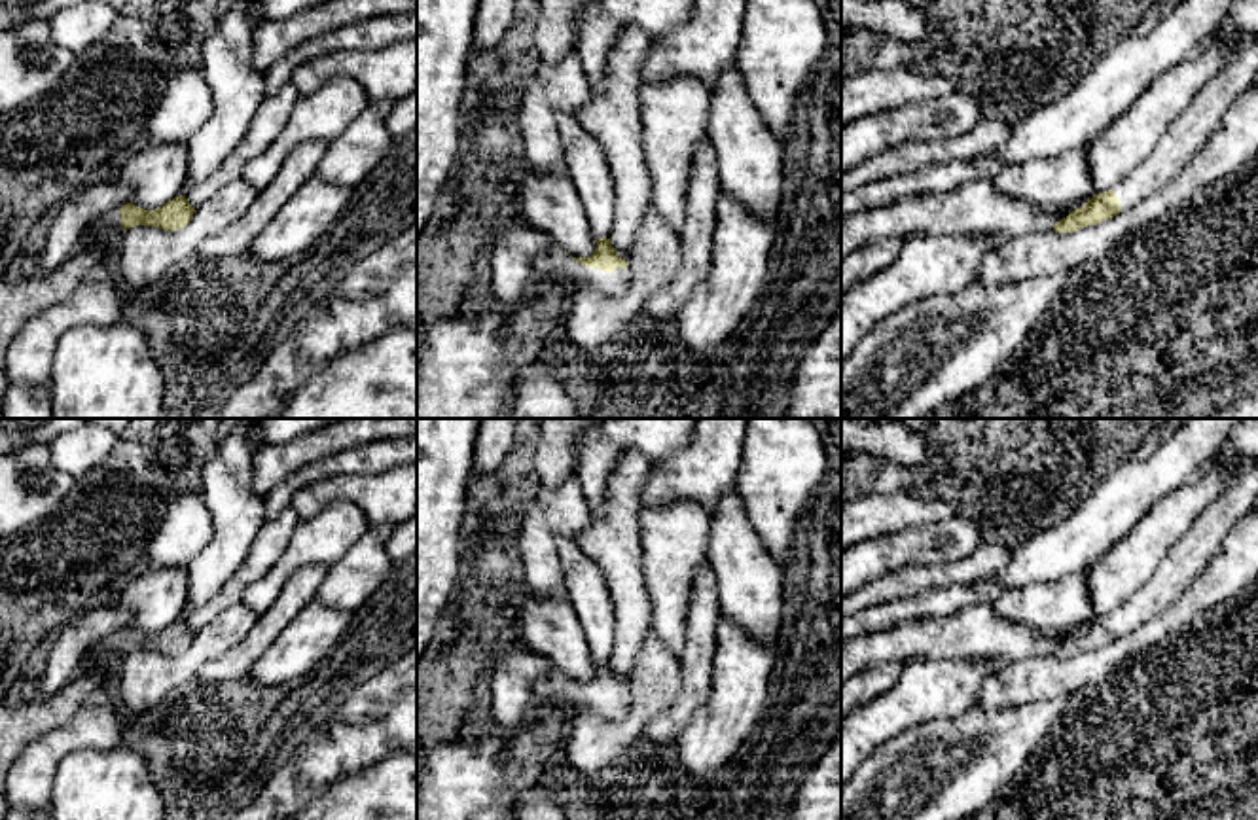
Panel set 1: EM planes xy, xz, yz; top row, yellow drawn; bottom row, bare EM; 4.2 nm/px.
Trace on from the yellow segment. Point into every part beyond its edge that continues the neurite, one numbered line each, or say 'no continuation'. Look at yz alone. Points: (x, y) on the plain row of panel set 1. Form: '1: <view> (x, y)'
1: yz (1188, 557)

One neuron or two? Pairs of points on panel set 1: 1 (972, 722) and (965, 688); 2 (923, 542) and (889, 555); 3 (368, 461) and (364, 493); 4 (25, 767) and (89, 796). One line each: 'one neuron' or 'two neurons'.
1: two neurons
2: one neuron
3: two neurons
4: two neurons

